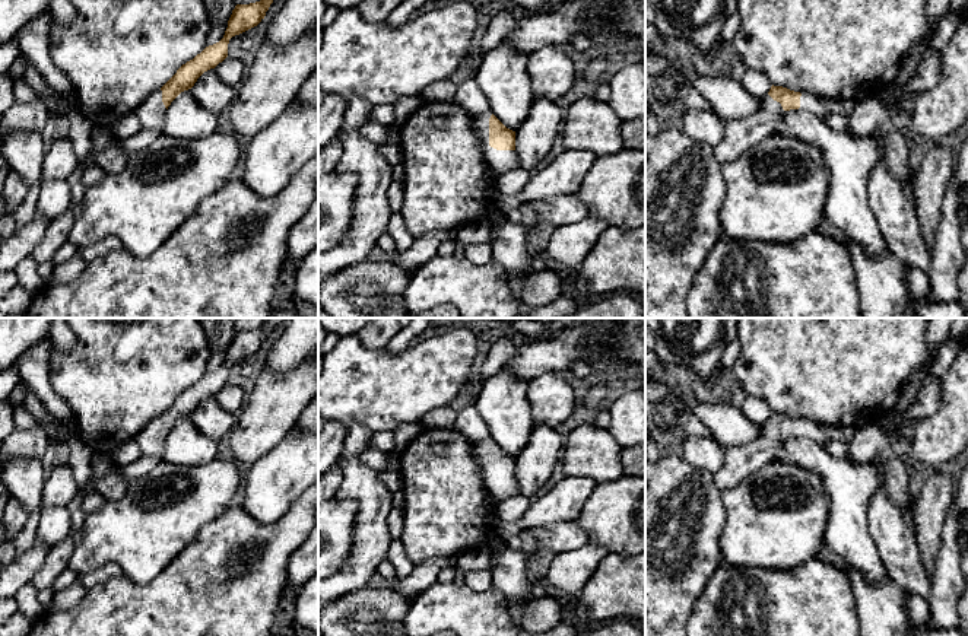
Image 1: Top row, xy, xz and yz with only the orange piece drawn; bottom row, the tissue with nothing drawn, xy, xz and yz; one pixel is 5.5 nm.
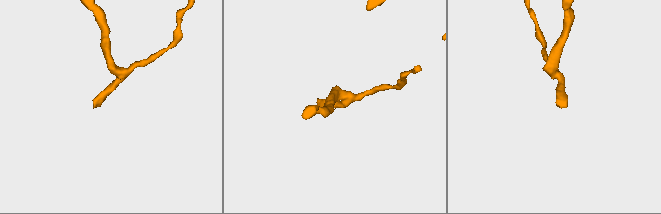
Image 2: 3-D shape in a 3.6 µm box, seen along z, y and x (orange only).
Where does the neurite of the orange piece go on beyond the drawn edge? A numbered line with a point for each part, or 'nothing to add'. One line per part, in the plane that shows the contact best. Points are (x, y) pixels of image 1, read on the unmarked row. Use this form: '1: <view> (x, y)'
1: xz (500, 489)

